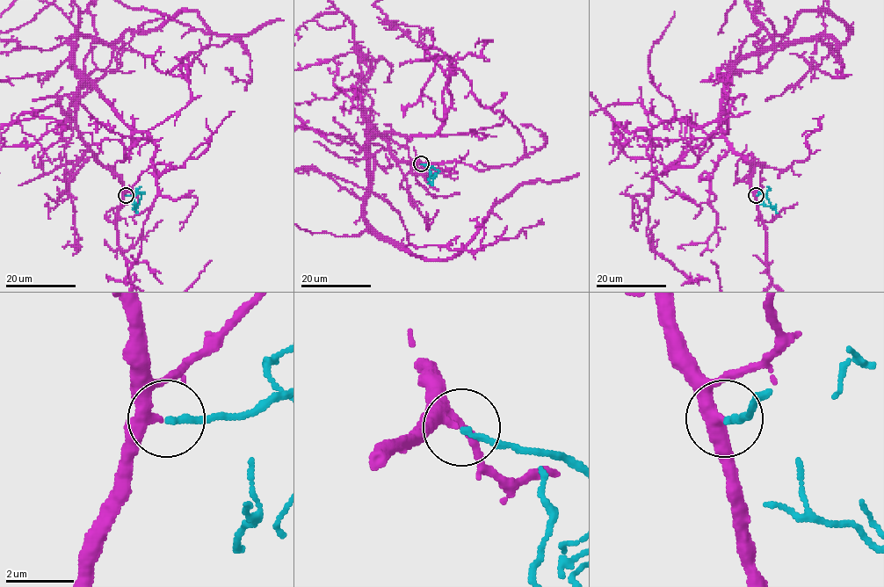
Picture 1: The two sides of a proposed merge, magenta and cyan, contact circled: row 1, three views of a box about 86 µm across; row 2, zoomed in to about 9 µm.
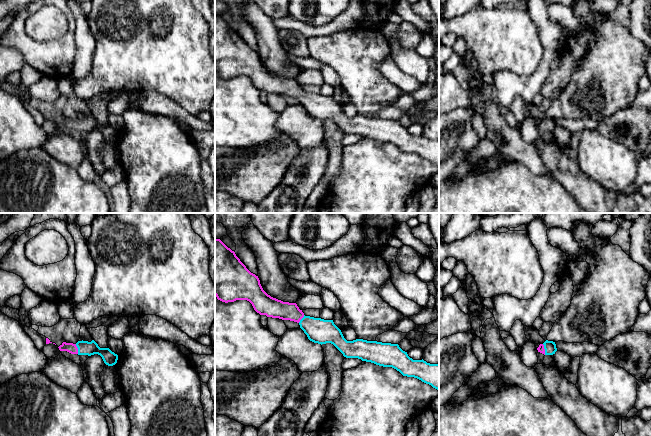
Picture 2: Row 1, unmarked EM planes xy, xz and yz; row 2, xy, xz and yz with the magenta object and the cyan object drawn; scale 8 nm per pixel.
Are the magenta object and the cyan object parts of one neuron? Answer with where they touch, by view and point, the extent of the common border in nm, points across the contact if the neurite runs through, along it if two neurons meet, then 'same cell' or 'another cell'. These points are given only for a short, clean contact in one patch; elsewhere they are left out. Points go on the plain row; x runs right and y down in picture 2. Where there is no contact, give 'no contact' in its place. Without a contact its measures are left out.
meets magenta in xy at (77, 125); contact 80 nm long; runs through xy (69, 123), (77, 125), (84, 123); same cell

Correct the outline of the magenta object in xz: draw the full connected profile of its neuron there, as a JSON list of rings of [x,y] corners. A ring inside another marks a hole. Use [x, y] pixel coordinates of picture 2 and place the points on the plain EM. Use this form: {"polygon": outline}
{"polygon": [[[215,15],[215,72],[218,76],[228,79],[236,76],[249,77],[260,91],[297,98],[308,115],[318,120],[333,120],[346,134],[358,134],[383,143],[392,143],[403,152],[414,153],[431,161],[439,167],[439,140],[430,140],[422,136],[413,136],[398,120],[382,119],[356,115],[347,117],[333,96],[324,96],[305,92],[296,79],[283,78],[268,71],[262,64],[258,52],[251,49],[220,15]]]}

